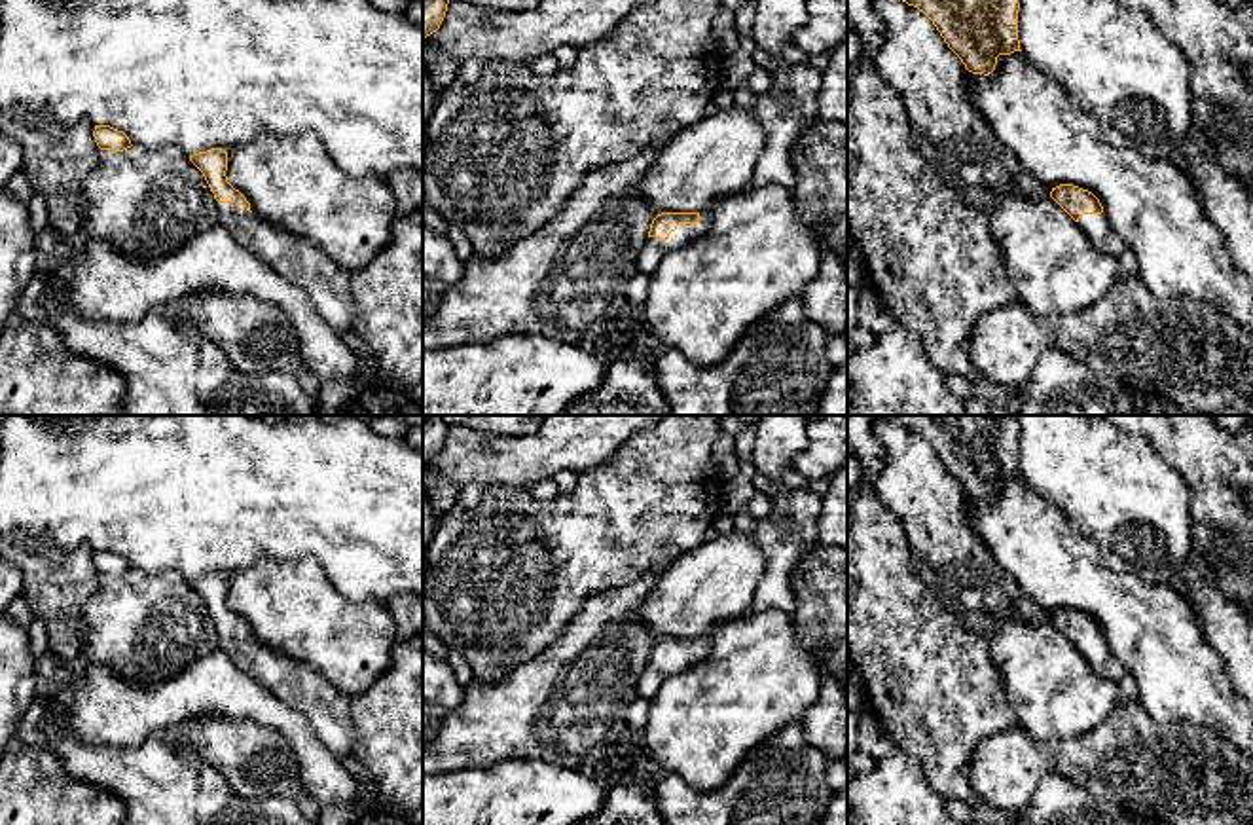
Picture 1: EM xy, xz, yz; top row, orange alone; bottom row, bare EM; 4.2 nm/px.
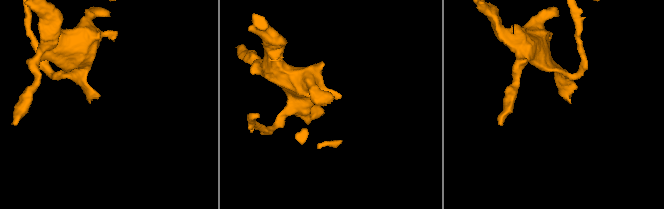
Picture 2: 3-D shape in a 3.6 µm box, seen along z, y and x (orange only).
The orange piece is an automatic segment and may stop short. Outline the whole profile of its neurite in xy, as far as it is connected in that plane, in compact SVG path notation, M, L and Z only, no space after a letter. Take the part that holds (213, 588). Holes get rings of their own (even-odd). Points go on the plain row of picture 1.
M212 573L190 580L216 624L218 651L279 700L301 713L320 742L339 759L356 761L354 723L349 700L305 662L260 645L246 622L226 601L227 577Z

